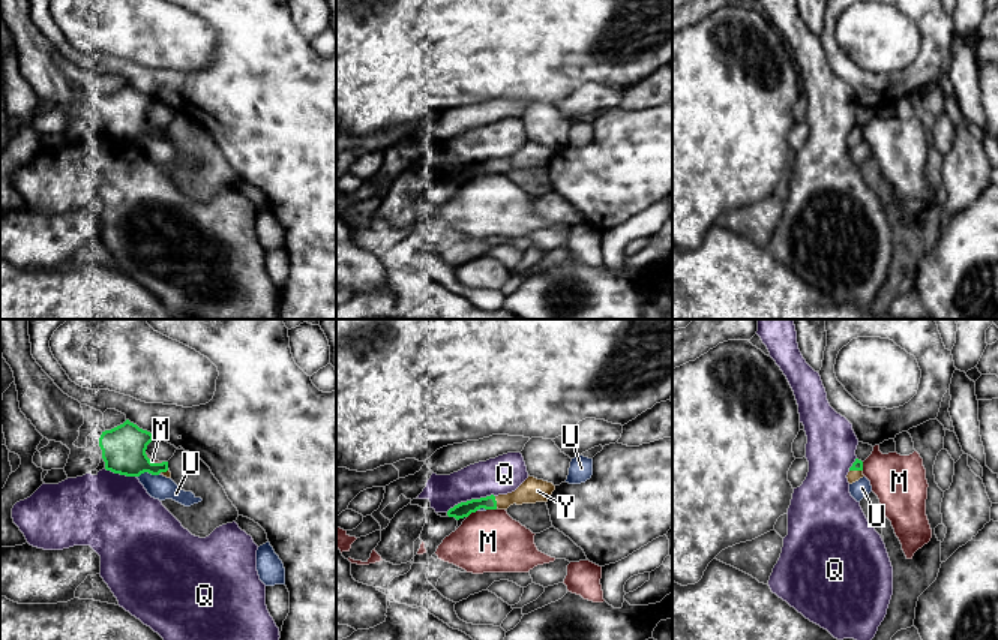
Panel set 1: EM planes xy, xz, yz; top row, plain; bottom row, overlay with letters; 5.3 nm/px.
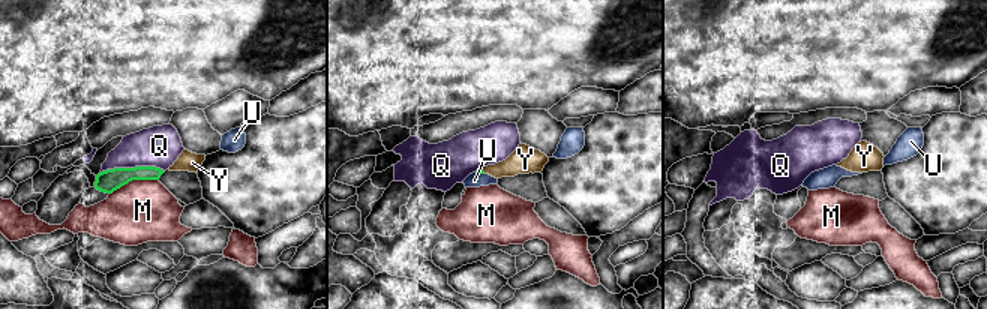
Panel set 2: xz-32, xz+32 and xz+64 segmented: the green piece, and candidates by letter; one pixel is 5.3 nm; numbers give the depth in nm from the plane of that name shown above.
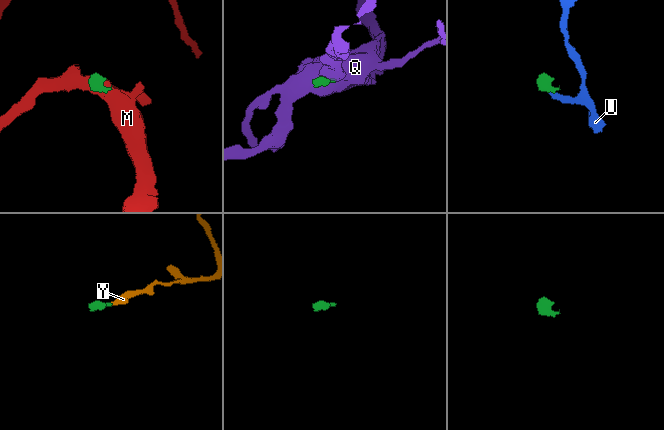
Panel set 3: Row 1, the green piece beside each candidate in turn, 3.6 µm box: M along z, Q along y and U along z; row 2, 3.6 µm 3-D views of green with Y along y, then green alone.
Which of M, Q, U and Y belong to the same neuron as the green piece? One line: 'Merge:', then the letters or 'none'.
Merge: Y

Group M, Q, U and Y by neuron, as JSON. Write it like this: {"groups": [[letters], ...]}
{"groups": [["M"], ["Q"], ["U"], ["Y"]]}

